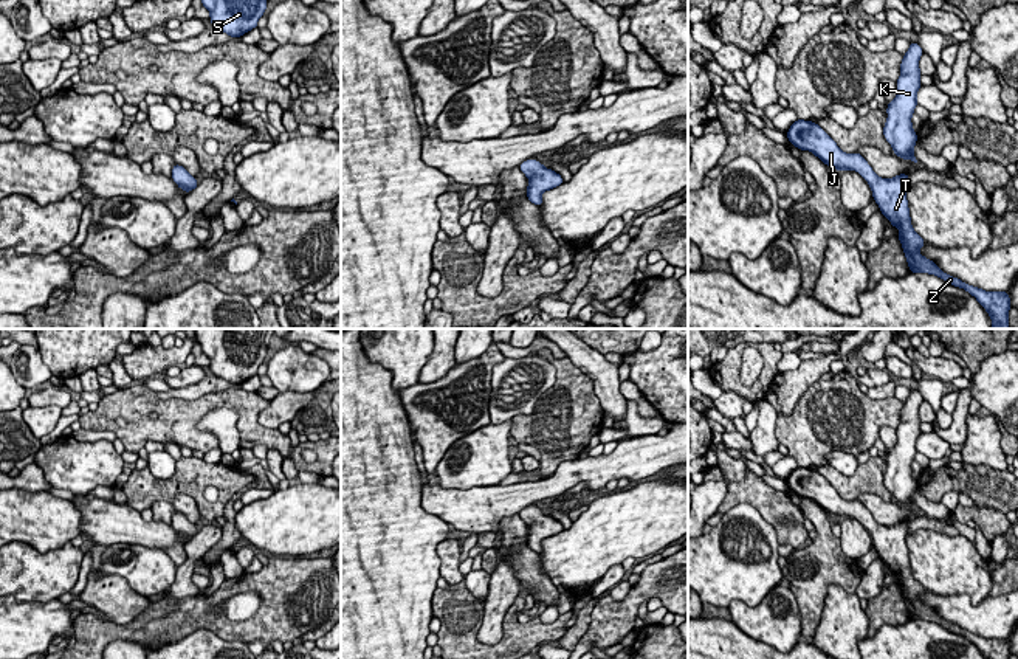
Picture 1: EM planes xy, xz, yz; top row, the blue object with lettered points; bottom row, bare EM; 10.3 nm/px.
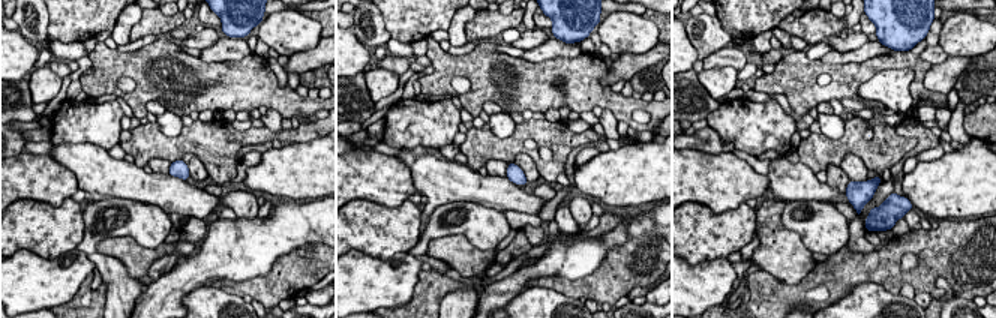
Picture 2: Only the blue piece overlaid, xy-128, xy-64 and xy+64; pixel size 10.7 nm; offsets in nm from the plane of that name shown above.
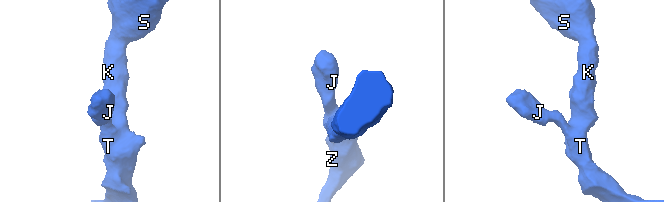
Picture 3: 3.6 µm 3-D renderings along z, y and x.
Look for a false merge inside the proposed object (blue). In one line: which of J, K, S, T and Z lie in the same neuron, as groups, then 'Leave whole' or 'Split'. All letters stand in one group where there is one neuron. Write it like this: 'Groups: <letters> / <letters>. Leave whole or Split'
Groups: J K S T Z. Leave whole

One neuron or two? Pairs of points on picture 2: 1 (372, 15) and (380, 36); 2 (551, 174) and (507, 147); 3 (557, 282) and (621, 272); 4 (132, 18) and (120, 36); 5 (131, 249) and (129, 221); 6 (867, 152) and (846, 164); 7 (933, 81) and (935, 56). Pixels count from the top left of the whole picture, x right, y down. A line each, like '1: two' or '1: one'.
1: one
2: one
3: one
4: one
5: two
6: two
7: two

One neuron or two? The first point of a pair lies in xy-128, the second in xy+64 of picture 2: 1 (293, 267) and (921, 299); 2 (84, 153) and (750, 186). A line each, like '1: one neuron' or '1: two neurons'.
1: two neurons
2: two neurons

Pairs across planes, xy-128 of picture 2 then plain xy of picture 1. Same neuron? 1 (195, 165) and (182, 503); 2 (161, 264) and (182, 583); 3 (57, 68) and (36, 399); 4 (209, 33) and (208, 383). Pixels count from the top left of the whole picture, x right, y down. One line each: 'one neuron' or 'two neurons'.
1: one neuron
2: one neuron
3: one neuron
4: two neurons

